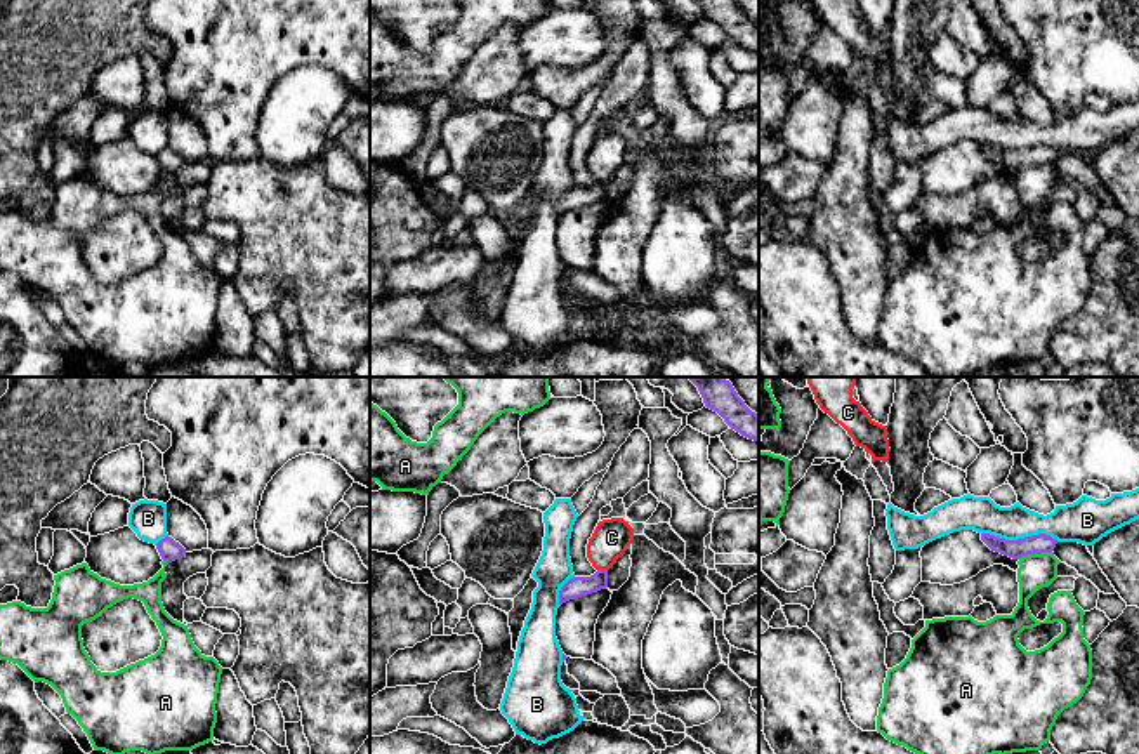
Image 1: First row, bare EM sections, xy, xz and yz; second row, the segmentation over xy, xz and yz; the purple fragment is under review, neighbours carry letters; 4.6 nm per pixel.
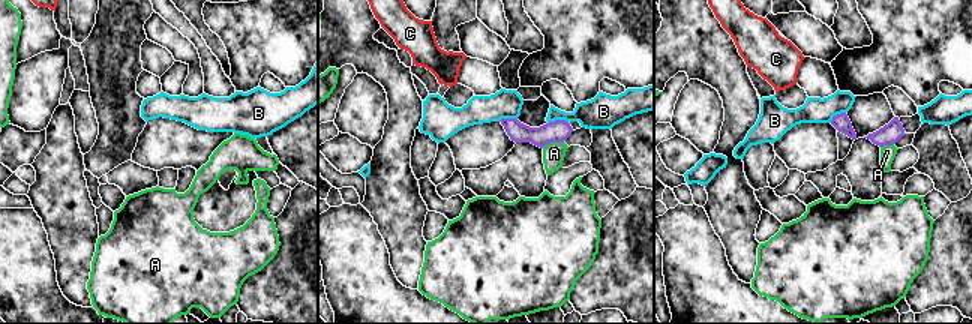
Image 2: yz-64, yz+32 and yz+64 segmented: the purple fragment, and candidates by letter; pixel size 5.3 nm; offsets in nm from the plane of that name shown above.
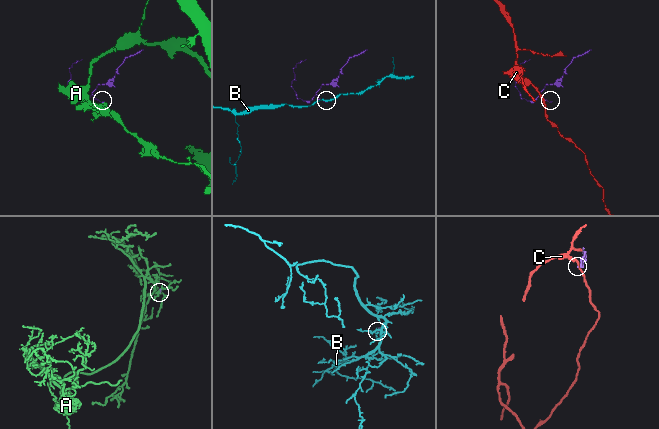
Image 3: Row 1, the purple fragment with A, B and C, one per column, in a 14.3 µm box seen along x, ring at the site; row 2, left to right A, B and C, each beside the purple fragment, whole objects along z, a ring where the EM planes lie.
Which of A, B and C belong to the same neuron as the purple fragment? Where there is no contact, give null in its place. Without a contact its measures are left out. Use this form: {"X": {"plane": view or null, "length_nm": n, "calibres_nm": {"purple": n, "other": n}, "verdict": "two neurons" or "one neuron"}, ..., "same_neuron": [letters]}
{"A": {"plane": "yz", "length_nm": 160, "calibres_nm": {"purple": 90, "other": 160}, "verdict": "two neurons"}, "B": {"plane": "yz", "length_nm": 360, "calibres_nm": {"purple": 90, "other": 180}, "verdict": "two neurons"}, "C": {"plane": "xz", "length_nm": 50, "calibres_nm": {"purple": 100, "other": 170}, "verdict": "two neurons"}, "same_neuron": []}

